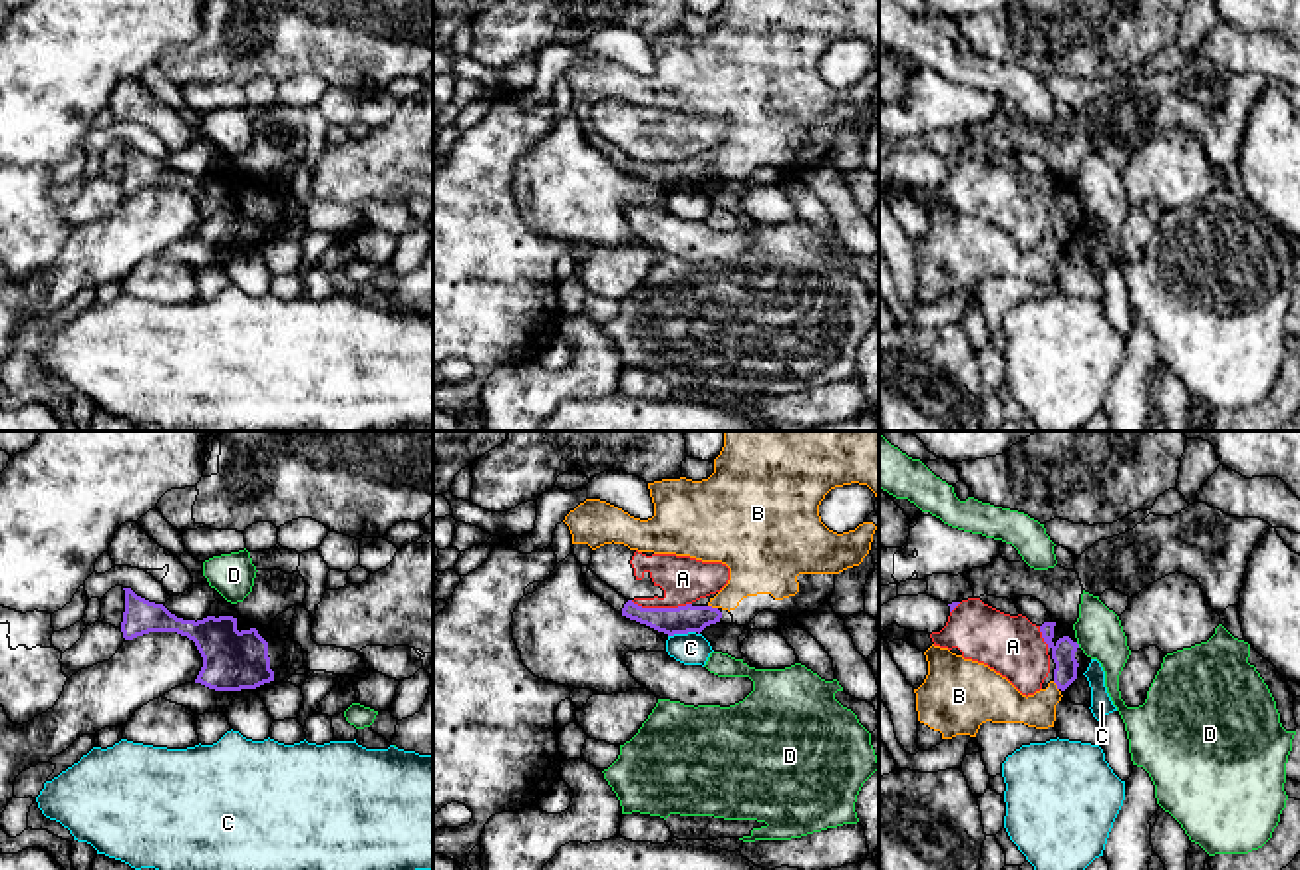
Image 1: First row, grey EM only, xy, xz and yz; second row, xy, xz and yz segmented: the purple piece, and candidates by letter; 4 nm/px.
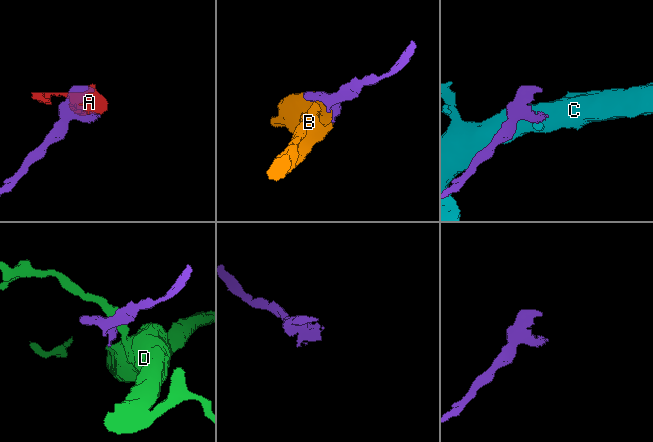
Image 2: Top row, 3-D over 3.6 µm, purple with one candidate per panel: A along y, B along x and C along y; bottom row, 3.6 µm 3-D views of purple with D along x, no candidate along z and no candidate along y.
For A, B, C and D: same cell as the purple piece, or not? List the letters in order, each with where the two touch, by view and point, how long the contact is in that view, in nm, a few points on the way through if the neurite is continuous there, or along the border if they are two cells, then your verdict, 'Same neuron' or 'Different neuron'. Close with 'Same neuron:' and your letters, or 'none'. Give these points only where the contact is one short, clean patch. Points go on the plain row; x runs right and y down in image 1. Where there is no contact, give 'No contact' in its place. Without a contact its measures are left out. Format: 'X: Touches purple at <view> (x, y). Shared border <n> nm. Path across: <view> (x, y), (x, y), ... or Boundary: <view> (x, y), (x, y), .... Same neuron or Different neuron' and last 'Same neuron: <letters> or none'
A: Touches purple at xz (660, 163). Shared border 240 nm. Different neuron
B: Touches purple at xz (710, 161). Shared border 40 nm. Same neuron
C: Touches purple at xz (680, 187). Shared border 110 nm. Boundary: xz (694, 185), (668, 191). Different neuron
D: Touches purple at yz (1078, 199). Shared border 30 nm. Boundary: yz (1076, 197), (1080, 201). Different neuron
Same neuron: B

